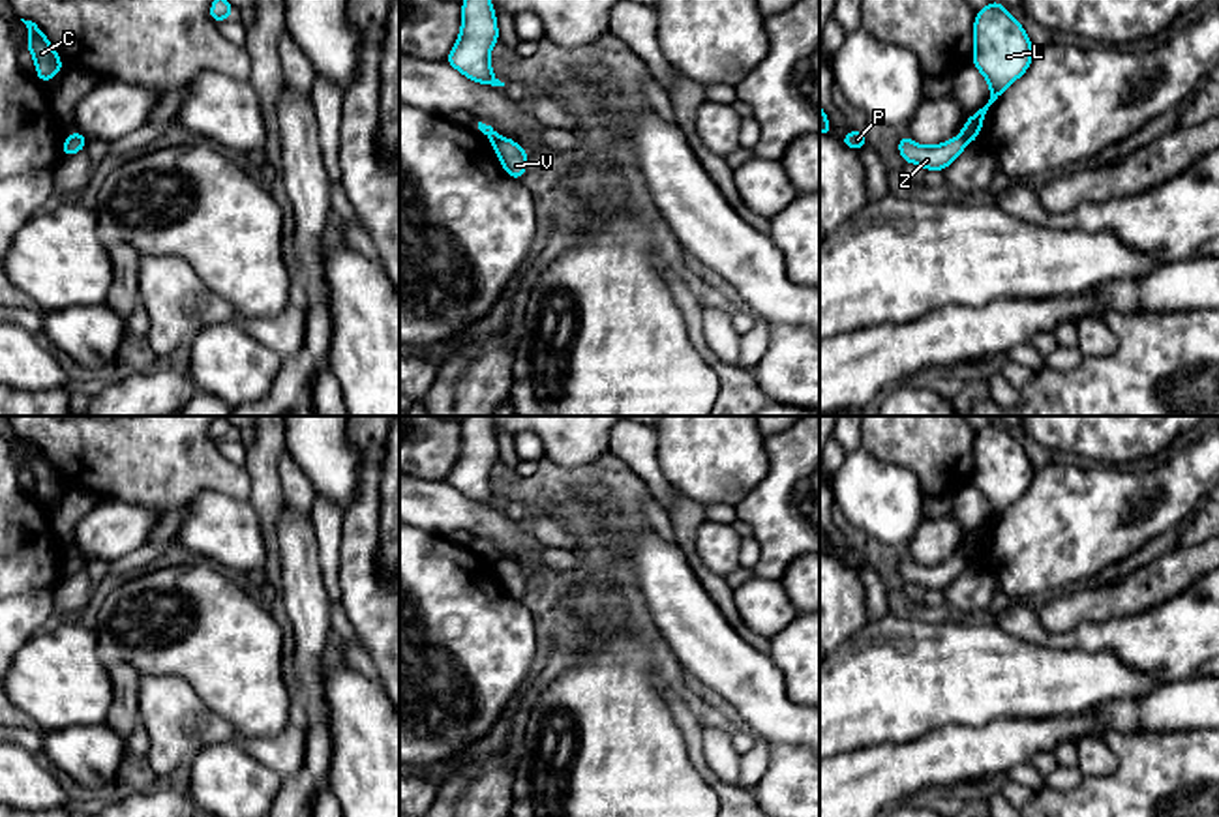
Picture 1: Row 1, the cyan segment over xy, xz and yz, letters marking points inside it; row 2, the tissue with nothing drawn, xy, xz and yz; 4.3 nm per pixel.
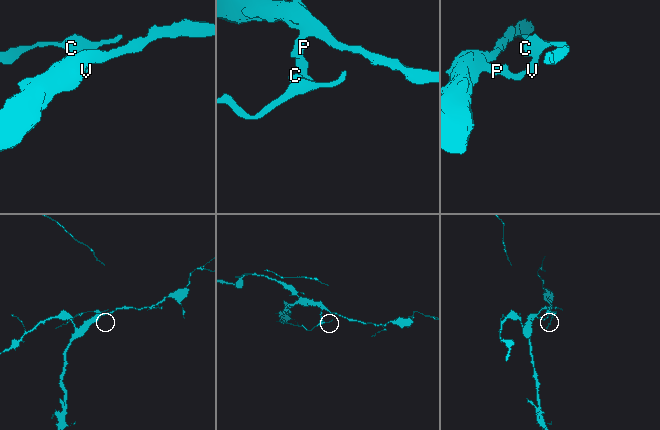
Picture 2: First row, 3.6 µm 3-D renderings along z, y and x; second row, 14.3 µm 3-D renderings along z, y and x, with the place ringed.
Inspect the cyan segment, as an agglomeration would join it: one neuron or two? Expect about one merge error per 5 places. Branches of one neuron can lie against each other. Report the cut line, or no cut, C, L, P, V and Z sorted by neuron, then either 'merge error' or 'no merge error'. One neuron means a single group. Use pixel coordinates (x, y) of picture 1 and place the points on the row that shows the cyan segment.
cut yz (959, 137), (966, 143); groups C L V / P Z; merge error

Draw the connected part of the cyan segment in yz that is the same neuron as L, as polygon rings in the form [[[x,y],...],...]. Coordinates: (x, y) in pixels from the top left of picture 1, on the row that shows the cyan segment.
[[[998,0],[977,9],[973,36],[971,66],[988,81],[990,99],[966,120],[960,131],[966,142],[975,142],[988,107],[1026,73],[1035,54],[1024,26]]]

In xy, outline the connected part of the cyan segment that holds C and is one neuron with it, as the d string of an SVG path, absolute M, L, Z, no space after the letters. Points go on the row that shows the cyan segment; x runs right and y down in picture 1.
M21 19L28 28L28 47L26 51L34 56L36 62L36 73L39 82L49 82L56 77L60 69L66 69L58 52L45 37L43 30L32 22Z

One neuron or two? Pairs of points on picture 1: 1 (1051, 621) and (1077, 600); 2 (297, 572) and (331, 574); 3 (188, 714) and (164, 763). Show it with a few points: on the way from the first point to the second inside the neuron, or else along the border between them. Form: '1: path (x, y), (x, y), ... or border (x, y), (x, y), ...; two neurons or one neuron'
1: path (1056, 615), (1071, 606); one neuron
2: border (312, 531), (317, 542), (323, 589), (331, 600); two neurons
3: path (179, 726), (167, 752); one neuron

